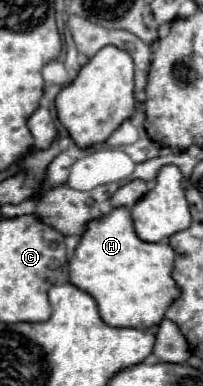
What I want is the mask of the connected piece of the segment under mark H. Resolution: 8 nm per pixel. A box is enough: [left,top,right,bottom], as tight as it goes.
[70,208,180,328]

